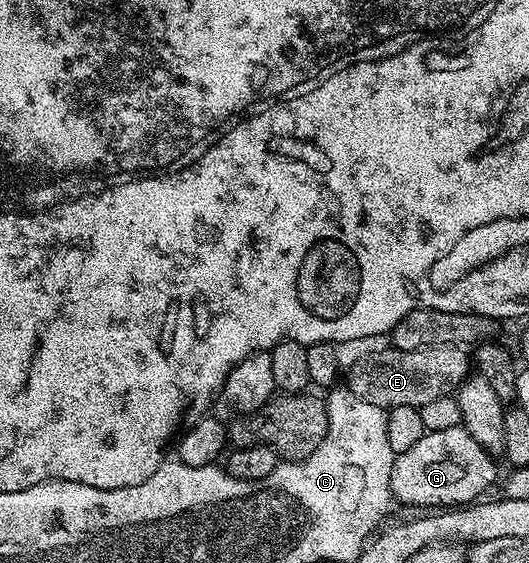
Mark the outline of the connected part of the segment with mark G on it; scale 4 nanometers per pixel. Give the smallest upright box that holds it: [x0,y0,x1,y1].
[391,427,497,507]

